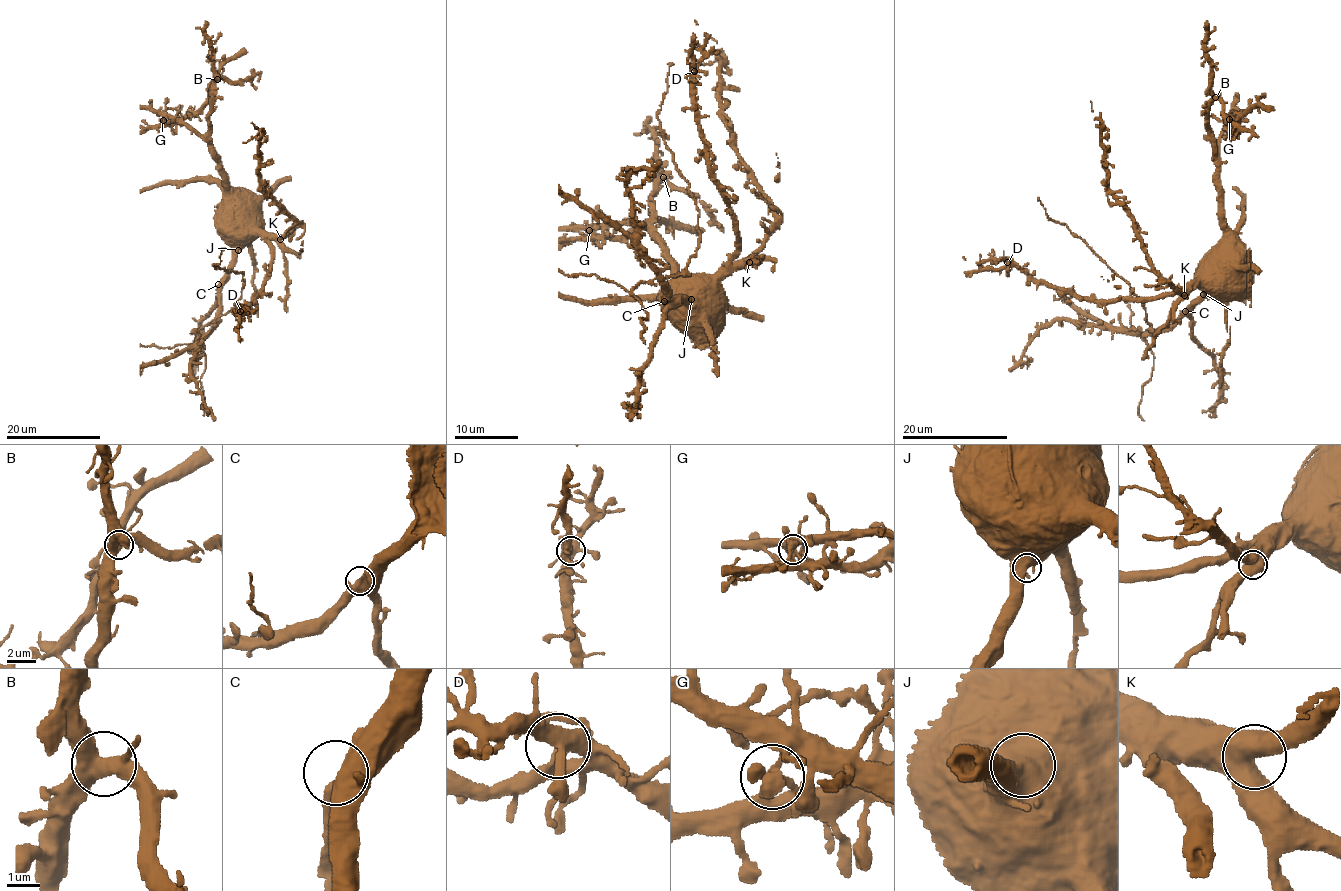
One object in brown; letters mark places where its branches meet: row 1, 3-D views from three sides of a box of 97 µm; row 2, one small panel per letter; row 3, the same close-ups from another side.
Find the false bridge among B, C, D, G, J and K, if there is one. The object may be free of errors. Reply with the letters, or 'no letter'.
G

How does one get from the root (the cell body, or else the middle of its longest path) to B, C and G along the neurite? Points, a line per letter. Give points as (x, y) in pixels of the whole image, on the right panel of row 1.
B: (1209, 269), (1230, 256), (1209, 126), (1209, 101), (1215, 97)
C: (1209, 269), (1206, 279), (1219, 291), (1210, 293), (1185, 311)
G: (1209, 269), (1230, 256), (1219, 179), (1219, 139), (1226, 120), (1230, 119)

